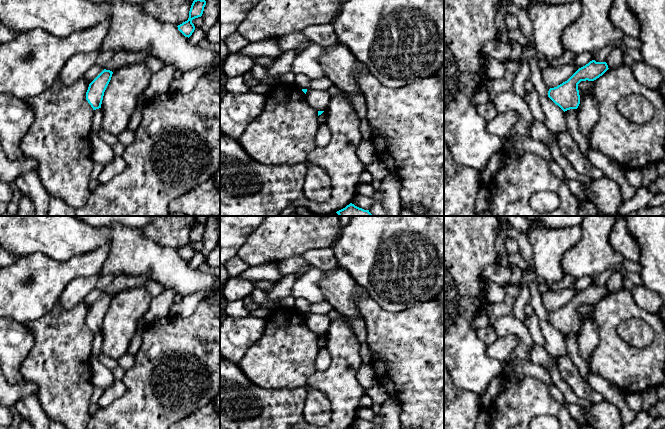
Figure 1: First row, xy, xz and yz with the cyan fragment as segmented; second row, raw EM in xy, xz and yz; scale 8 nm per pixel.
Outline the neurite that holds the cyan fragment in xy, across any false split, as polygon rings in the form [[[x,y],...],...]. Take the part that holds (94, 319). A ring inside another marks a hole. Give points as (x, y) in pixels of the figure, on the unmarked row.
[[[104,293],[90,308],[86,316],[86,324],[93,334],[101,332],[104,316],[111,304],[113,296]]]

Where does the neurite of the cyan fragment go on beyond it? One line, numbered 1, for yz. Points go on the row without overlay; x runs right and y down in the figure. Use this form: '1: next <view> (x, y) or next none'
1: next none

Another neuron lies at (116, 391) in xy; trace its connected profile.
[[[115,381],[113,385],[104,390],[103,394],[99,398],[97,404],[101,407],[107,407],[112,402],[117,400],[118,398],[122,397],[125,393],[126,387],[122,381]]]

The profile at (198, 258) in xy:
[[[195,251],[194,256],[189,261],[190,268],[198,268],[202,263],[204,263],[206,257],[202,254],[201,251]]]

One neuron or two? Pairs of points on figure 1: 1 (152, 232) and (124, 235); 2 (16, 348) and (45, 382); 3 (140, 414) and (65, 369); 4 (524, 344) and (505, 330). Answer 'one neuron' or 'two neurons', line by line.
1: two neurons
2: two neurons
3: two neurons
4: one neuron

